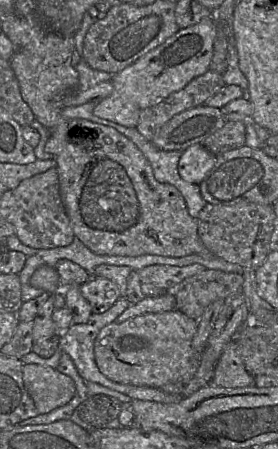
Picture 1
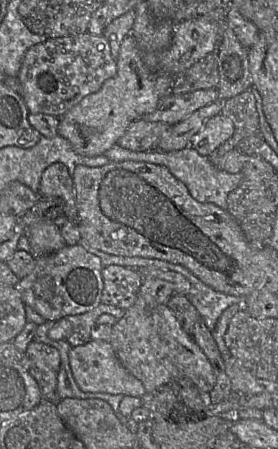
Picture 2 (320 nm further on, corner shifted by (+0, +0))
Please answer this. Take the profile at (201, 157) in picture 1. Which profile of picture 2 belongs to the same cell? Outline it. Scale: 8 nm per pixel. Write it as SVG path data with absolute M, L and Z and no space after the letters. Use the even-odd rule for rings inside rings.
M221 113L209 118L202 129L194 135L189 146L203 156L209 156L235 131L233 122Z

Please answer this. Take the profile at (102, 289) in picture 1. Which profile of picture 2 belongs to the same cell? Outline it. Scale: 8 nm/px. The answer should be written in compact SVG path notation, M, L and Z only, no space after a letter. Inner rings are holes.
M110 265L103 267L101 277L103 289L100 304L124 310L134 304L142 284L142 276L139 271Z

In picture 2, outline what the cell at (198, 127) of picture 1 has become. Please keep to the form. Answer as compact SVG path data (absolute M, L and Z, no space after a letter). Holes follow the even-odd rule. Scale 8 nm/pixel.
M138 119L130 124L125 133L119 138L117 145L132 151L149 151L157 145L170 124L150 122Z

